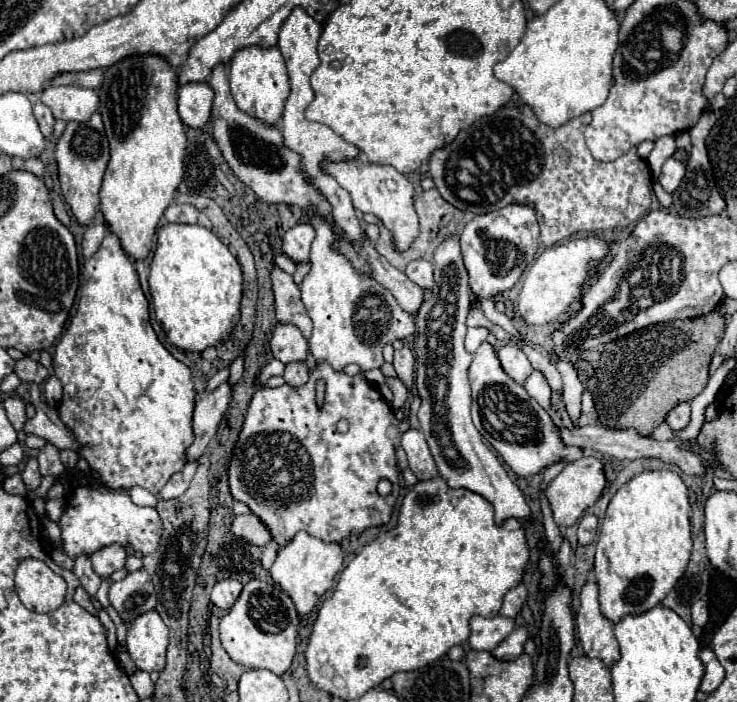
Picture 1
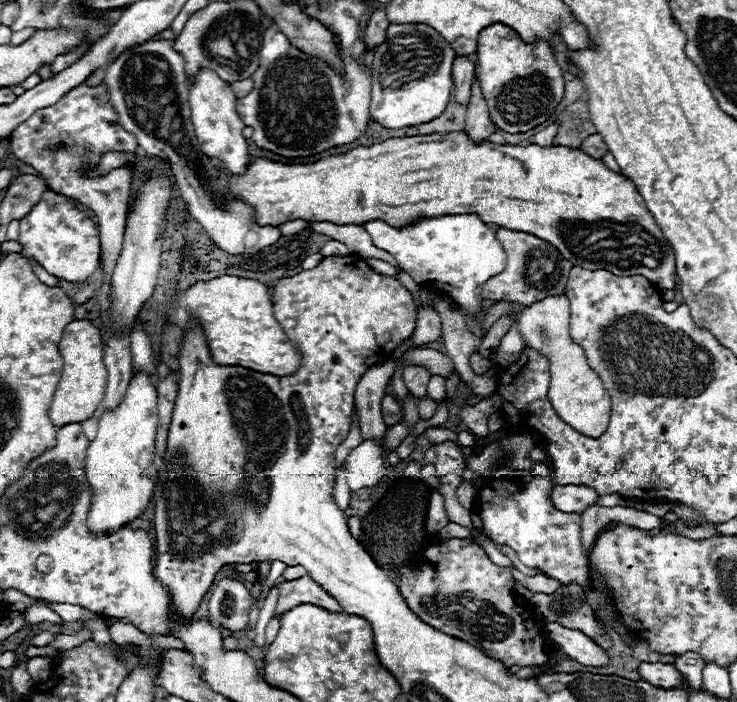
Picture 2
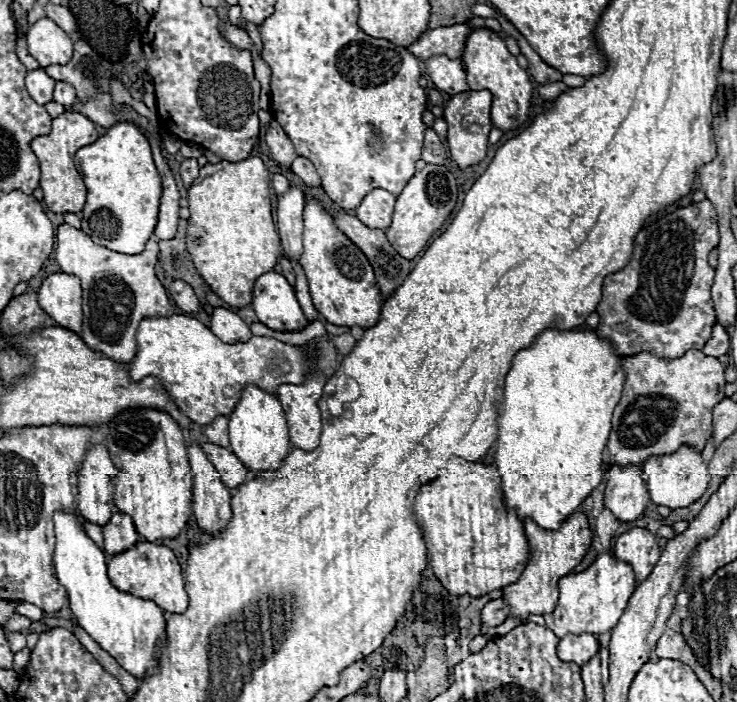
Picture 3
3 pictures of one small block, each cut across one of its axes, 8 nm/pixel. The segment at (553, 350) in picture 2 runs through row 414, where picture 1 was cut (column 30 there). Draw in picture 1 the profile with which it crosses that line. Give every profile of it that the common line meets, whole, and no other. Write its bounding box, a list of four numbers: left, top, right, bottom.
[16,558,66,612]

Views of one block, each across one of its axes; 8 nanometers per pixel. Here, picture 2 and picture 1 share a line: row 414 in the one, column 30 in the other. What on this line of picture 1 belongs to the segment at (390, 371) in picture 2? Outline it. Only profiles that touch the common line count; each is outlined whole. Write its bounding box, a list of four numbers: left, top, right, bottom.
[14,358,48,384]

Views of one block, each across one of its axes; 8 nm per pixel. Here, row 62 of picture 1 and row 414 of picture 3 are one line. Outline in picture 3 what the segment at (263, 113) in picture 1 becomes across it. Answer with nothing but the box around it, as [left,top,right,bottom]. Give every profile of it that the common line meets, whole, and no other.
[230,384,290,470]

